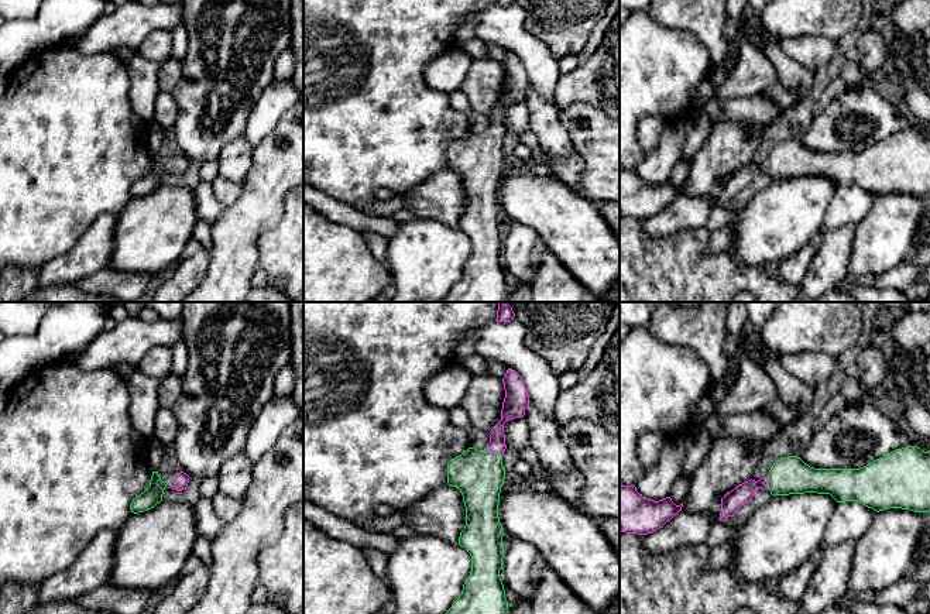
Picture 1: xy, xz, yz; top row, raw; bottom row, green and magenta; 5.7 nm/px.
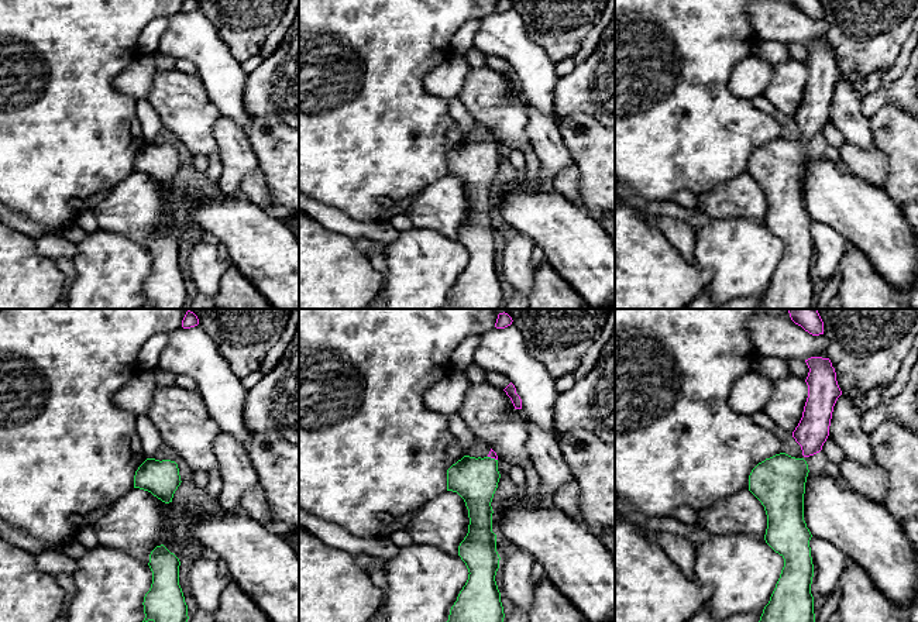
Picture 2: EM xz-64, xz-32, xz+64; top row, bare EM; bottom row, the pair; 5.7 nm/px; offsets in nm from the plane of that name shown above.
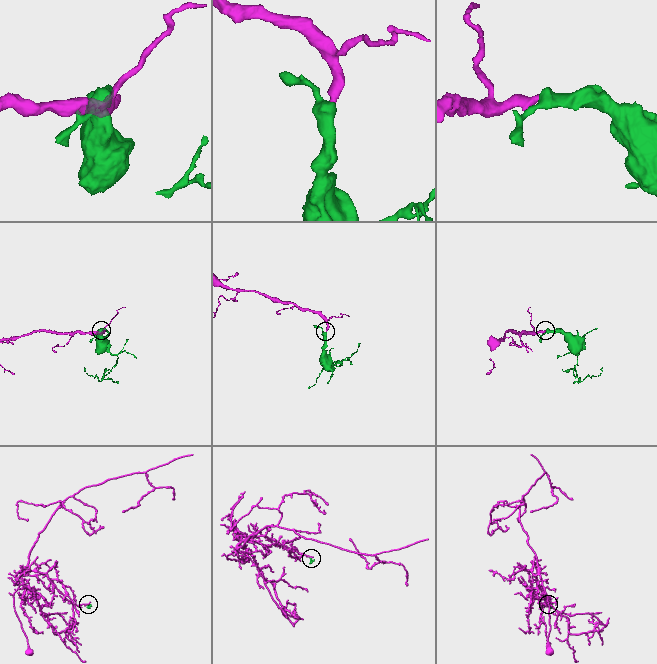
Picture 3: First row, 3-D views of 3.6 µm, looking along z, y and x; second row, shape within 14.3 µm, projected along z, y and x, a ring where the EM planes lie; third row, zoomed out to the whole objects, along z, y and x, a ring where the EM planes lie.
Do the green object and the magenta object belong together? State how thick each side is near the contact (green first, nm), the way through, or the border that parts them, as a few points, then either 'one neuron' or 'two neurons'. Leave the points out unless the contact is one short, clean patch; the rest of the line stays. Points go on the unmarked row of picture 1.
calibres 280 and 100 nm; way xz (479, 158), (494, 137), (497, 122); one neuron

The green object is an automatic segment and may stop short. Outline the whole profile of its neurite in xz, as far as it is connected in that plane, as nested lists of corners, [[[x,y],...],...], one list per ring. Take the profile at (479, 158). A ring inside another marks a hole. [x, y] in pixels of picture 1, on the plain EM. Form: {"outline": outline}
{"outline": [[[508,52],[502,66],[505,82],[501,104],[488,117],[487,131],[469,131],[447,147],[447,168],[460,174],[466,191],[466,209],[459,229],[471,240],[471,255],[461,278],[440,302],[505,302],[509,295],[500,261],[504,241],[504,216],[498,202],[500,176],[505,164],[504,107],[525,99],[529,80],[515,54]]]}

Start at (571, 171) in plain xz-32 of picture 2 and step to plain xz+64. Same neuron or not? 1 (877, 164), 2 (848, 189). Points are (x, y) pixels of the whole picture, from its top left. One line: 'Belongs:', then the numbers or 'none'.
Belongs: 1

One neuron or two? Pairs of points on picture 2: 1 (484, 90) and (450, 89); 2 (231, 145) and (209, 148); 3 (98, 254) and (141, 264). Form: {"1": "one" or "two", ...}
{"1": "two", "2": "two", "3": "one"}

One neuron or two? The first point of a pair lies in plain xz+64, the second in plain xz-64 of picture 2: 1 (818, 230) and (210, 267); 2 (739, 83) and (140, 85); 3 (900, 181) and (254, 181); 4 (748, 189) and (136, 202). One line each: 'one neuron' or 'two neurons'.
1: one neuron
2: one neuron
3: two neurons
4: one neuron

